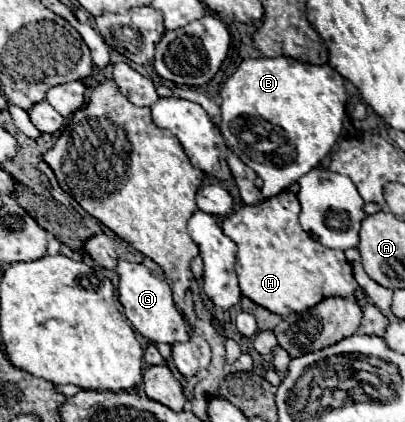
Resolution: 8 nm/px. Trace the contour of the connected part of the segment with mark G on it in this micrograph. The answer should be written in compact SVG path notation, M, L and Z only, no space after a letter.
M119 260L117 264L119 274L119 302L123 304L123 312L127 320L133 324L133 328L143 334L151 342L163 342L163 344L177 344L191 340L191 328L185 322L185 316L177 310L177 304L173 300L173 290L169 282L157 274L153 274L143 264L131 264L125 260Z

